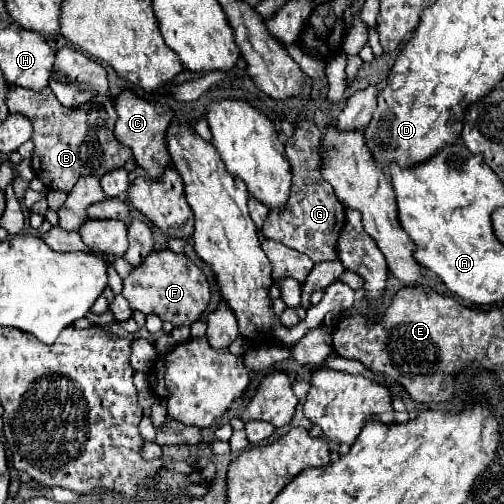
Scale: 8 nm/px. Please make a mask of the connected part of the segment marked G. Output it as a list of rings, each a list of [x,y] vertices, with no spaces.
[[[295,122],[295,136],[285,144],[287,160],[293,170],[293,188],[287,208],[271,210],[267,224],[263,224],[263,236],[277,240],[297,252],[307,254],[315,264],[325,260],[337,260],[333,244],[345,224],[345,208],[335,198],[333,188],[321,176],[321,130],[313,122]]]

